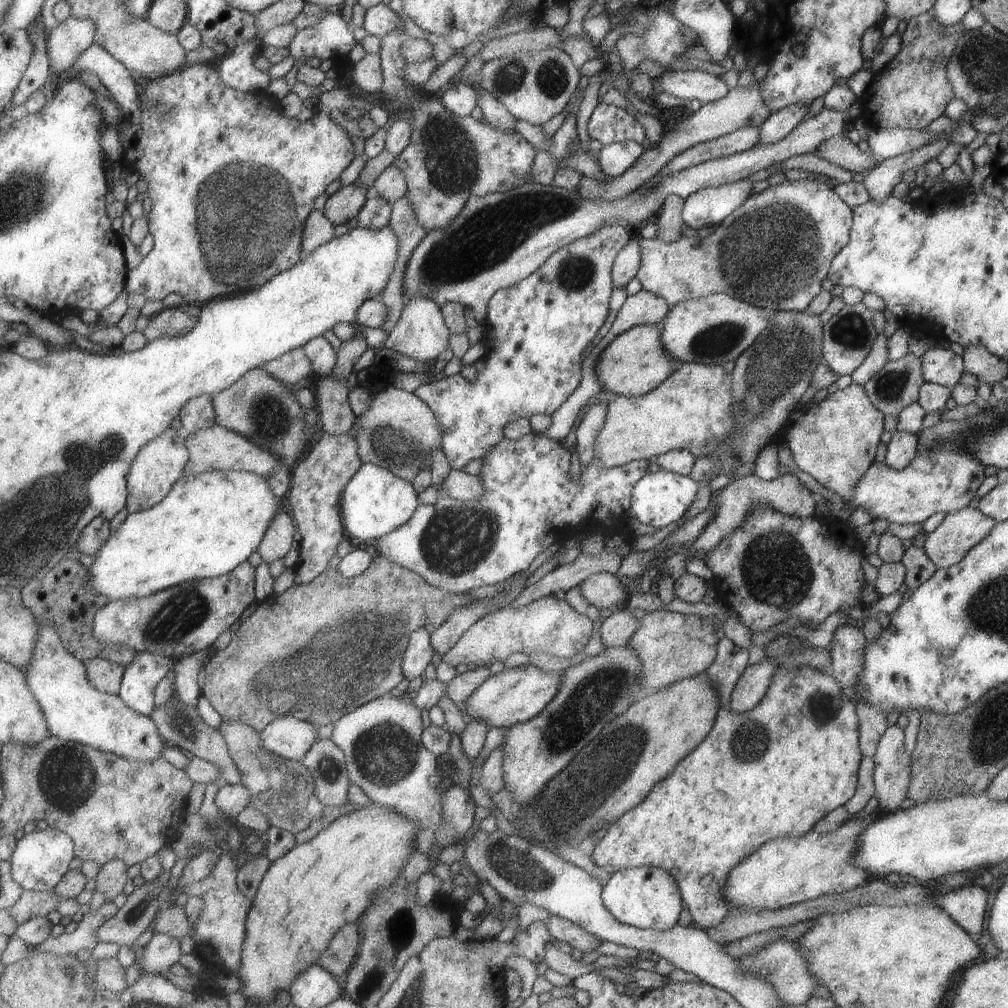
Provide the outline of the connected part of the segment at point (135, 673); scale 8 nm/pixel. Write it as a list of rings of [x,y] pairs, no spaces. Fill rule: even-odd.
[[[140,651],[127,668],[120,692],[129,707],[152,716],[157,705],[157,688],[174,670],[175,660],[166,655]]]

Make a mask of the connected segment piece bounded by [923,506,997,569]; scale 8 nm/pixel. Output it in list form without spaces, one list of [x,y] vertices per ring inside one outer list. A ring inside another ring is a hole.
[[[978,507],[961,508],[958,512],[945,515],[940,526],[934,532],[928,533],[923,549],[938,569],[948,568],[958,564],[973,546],[980,544],[980,541],[989,535],[996,523],[997,521],[993,518],[982,514]]]

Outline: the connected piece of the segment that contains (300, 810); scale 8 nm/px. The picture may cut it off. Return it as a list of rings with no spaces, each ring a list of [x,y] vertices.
[[[224,721],[220,729],[227,738],[231,755],[243,774],[243,783],[254,794],[253,804],[267,816],[272,826],[299,835],[324,814],[326,805],[319,799],[316,777],[307,764],[267,751],[262,747],[262,733],[247,722]]]

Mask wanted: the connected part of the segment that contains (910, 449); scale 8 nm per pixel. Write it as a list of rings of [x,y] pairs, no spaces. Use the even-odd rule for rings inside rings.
[[[896,431],[892,435],[884,464],[891,469],[905,469],[919,452],[917,434]]]

